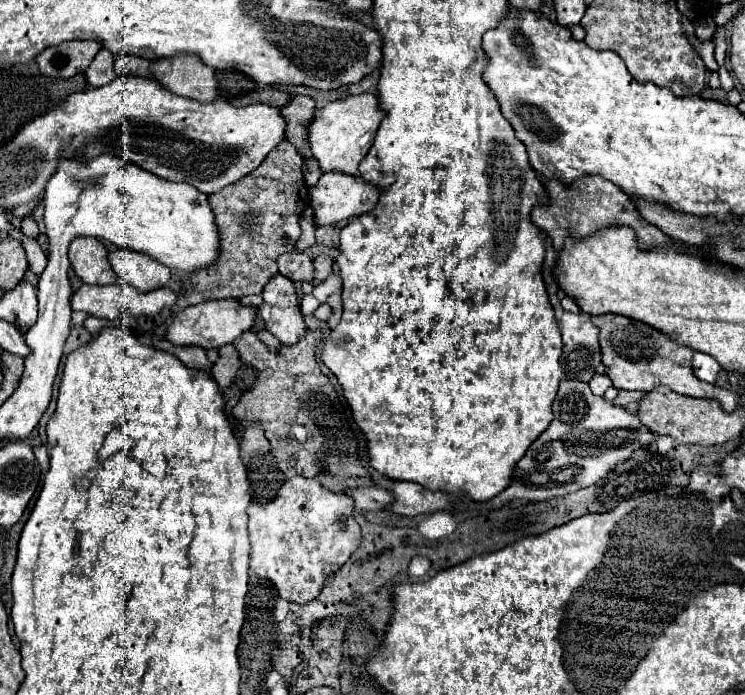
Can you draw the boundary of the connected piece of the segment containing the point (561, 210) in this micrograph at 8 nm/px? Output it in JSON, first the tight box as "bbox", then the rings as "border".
{"bbox":[530,175,672,253],"border":[[[596,175],[580,177],[580,179],[572,181],[572,185],[564,185],[560,179],[542,177],[542,183],[544,183],[544,191],[548,195],[548,203],[536,205],[530,213],[530,219],[540,231],[544,231],[552,239],[556,253],[562,249],[566,237],[580,239],[588,233],[594,233],[596,229],[612,227],[612,225],[630,225],[636,231],[642,245],[656,245],[656,243],[670,245],[672,243],[670,239],[666,239],[666,235],[662,231],[658,231],[654,225],[648,225],[640,217],[640,213],[636,213],[632,199],[628,195],[620,193],[620,189],[616,185],[612,185],[610,181],[604,181],[602,177],[596,177]]]}

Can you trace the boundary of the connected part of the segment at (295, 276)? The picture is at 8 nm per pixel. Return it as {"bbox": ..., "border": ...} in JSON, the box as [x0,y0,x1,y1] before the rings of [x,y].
{"bbox":[278,253,314,281],"border":[[[284,253],[278,257],[278,273],[292,281],[312,281],[314,267],[306,253]]]}

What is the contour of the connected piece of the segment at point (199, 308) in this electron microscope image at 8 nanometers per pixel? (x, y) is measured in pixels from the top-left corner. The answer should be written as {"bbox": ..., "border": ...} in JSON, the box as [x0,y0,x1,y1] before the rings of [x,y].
{"bbox":[164,299,256,349],"border":[[[216,299],[216,301],[204,301],[198,305],[190,305],[186,309],[180,309],[174,313],[172,323],[168,325],[164,337],[172,345],[196,345],[202,349],[214,349],[222,347],[226,343],[232,343],[238,335],[248,331],[254,325],[256,309],[244,307],[236,299]]]}

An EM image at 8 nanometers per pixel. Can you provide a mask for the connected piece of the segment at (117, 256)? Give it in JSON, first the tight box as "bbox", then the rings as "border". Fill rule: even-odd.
{"bbox":[110,249,170,291],"border":[[[116,249],[110,253],[110,263],[120,279],[130,283],[132,287],[140,291],[160,289],[170,279],[170,269],[156,261],[154,257],[148,257],[146,253],[138,253],[132,249]]]}

